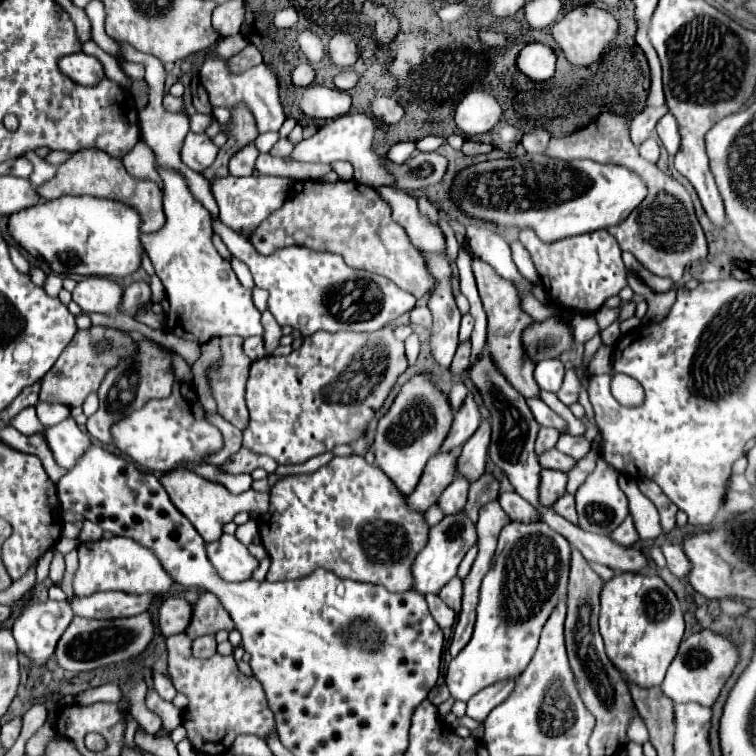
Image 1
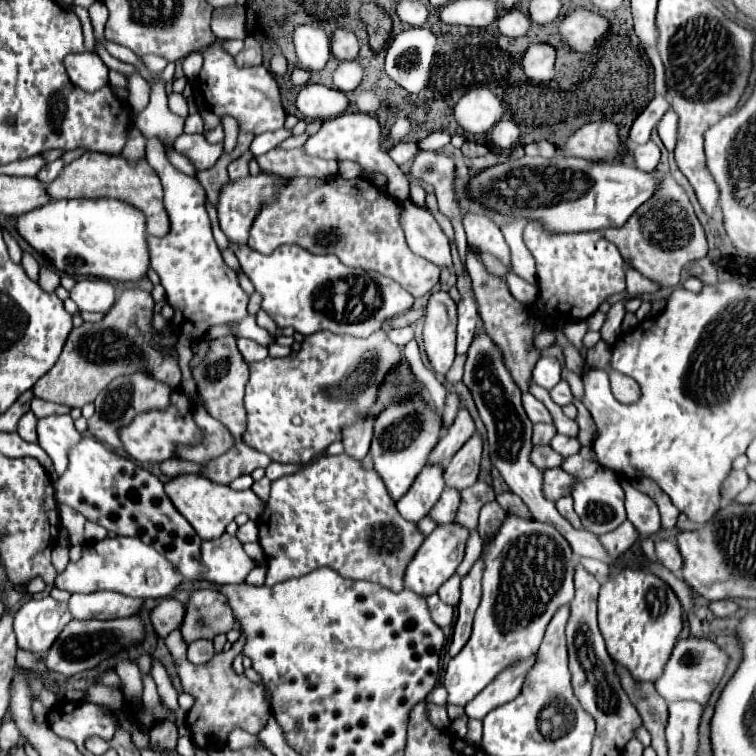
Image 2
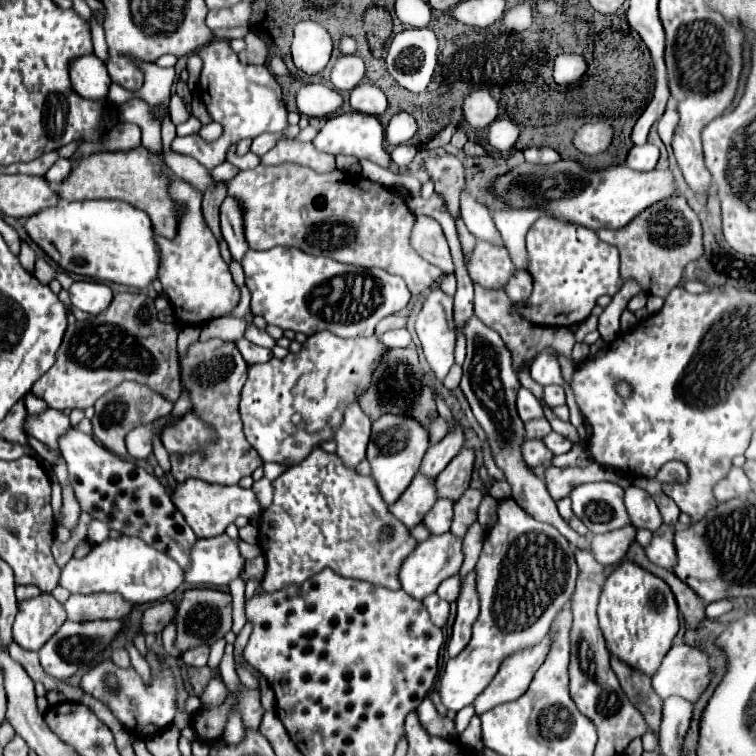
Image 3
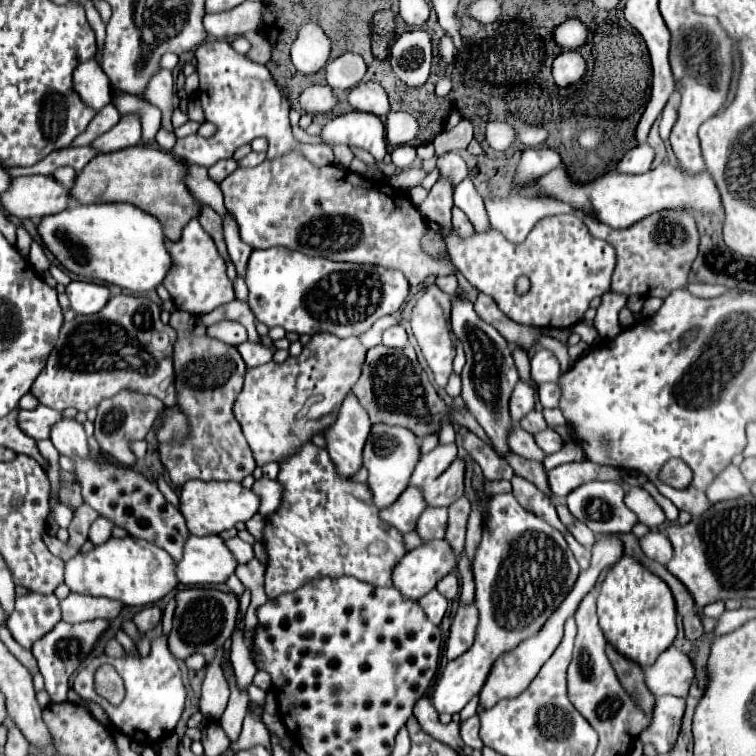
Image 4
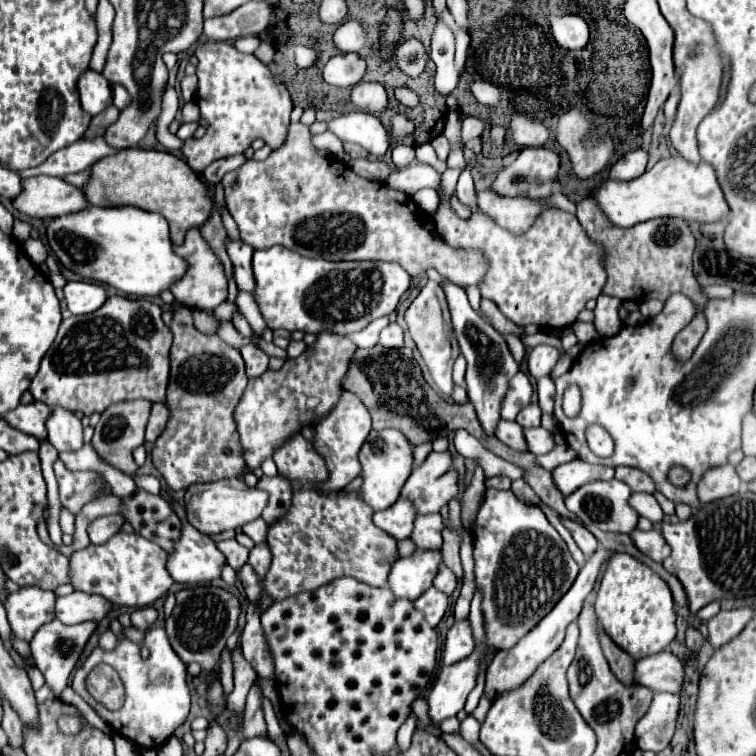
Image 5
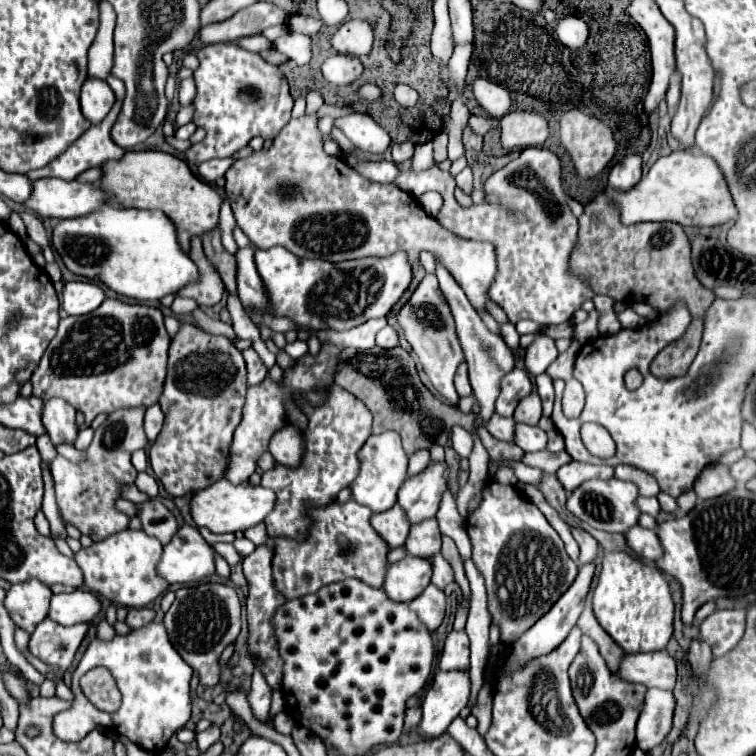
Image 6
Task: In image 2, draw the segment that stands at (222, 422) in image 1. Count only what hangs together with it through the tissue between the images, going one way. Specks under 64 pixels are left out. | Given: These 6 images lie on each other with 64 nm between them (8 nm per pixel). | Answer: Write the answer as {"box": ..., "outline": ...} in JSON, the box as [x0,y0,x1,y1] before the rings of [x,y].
{"box":[178,405,234,464],"outline":[[[200,405],[194,409],[194,420],[204,430],[204,442],[198,444],[198,446],[178,448],[180,458],[206,464],[208,460],[214,460],[214,458],[222,456],[224,452],[228,452],[232,448],[234,436],[228,432],[221,422],[210,416]]]}

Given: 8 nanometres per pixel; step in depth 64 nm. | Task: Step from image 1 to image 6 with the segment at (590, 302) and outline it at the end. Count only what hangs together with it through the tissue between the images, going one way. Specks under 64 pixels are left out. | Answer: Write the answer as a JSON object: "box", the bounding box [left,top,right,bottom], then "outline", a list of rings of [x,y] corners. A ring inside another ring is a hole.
{"box":[392,148,594,326],"outline":[[[524,148],[516,160],[506,164],[502,170],[494,172],[486,180],[486,186],[484,186],[488,200],[486,200],[486,204],[480,204],[480,206],[474,204],[470,208],[460,208],[454,197],[455,179],[450,176],[449,171],[443,171],[436,166],[426,168],[426,170],[404,168],[394,178],[392,184],[396,184],[400,190],[404,190],[412,196],[420,196],[428,191],[440,193],[444,203],[440,212],[436,214],[436,220],[440,222],[442,228],[446,228],[448,232],[452,232],[454,236],[464,238],[464,240],[480,240],[480,242],[494,244],[498,272],[496,272],[492,286],[488,288],[488,298],[492,302],[496,302],[506,312],[510,322],[516,324],[520,320],[532,320],[540,326],[562,324],[562,322],[568,322],[574,316],[574,312],[580,310],[580,306],[594,296],[594,290],[590,288],[590,284],[586,284],[580,276],[574,276],[568,272],[570,254],[578,244],[578,220],[566,206],[566,194],[564,194],[562,182],[560,182],[560,160],[548,148]],[[504,206],[510,206],[516,214],[514,216],[506,214]]]}

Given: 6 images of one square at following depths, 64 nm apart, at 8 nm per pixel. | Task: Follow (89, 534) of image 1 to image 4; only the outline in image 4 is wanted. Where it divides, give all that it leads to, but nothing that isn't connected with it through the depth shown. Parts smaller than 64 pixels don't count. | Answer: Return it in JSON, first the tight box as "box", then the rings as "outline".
{"box":[90,518,112,544],"outline":[[[98,518],[94,520],[94,524],[90,526],[90,542],[92,544],[104,544],[110,534],[112,534],[112,522],[110,520],[104,520],[104,518]]]}

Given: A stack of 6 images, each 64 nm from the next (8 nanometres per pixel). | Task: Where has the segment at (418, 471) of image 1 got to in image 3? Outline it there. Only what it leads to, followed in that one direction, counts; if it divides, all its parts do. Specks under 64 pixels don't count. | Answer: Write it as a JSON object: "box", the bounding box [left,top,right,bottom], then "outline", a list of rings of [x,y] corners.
{"box":[368,414,430,504],"outline":[[[386,414],[374,422],[372,438],[368,444],[368,462],[372,466],[372,476],[376,478],[380,494],[388,504],[394,504],[400,498],[400,494],[410,486],[428,448],[430,448],[428,428],[424,428],[418,420],[410,416]]]}

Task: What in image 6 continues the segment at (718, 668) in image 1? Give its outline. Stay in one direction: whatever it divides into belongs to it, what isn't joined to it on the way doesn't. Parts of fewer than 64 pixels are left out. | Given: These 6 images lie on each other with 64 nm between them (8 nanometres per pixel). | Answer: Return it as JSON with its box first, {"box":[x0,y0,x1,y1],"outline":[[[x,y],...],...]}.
{"box":[618,650,676,690],"outline":[[[666,650],[648,654],[626,654],[626,658],[620,662],[618,676],[626,682],[644,684],[646,688],[674,690],[676,662]]]}

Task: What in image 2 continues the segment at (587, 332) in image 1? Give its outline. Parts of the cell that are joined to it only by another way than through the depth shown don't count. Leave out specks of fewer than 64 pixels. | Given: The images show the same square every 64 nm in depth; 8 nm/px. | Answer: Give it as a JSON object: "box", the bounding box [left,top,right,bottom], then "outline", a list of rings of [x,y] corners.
{"box":[564,320,588,350],"outline":[[[572,320],[572,322],[568,322],[568,324],[564,326],[566,338],[568,338],[578,350],[581,350],[583,347],[582,340],[584,340],[586,332],[588,332],[588,320]]]}

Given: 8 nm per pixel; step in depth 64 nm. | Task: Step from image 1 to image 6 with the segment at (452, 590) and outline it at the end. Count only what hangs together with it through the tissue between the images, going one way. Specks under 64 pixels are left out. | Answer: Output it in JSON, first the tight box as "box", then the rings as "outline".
{"box":[432,554,454,590],"outline":[[[442,554],[432,556],[432,566],[434,566],[434,574],[432,574],[432,584],[440,590],[444,590],[450,582],[454,582],[454,572],[450,568],[450,564],[442,558]]]}

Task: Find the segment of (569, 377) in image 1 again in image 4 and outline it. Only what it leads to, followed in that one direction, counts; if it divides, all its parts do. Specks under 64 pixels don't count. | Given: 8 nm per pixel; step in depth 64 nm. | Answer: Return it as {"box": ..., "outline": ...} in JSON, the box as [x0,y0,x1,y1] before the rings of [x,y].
{"box":[538,384,560,408],"outline":[[[540,384],[538,398],[544,408],[556,408],[560,402],[560,386],[558,384]]]}

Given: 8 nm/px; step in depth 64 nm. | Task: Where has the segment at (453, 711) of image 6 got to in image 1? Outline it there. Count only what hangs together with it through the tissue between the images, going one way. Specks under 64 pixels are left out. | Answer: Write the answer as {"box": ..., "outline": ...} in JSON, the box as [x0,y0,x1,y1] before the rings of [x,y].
{"box":[446,522,570,702],"outline":[[[510,522],[502,528],[500,538],[498,538],[498,550],[492,560],[490,572],[482,580],[480,588],[480,604],[478,604],[478,618],[474,626],[474,634],[470,644],[448,664],[446,670],[446,686],[450,688],[450,694],[456,700],[468,702],[476,692],[484,690],[486,686],[492,686],[496,682],[504,680],[514,680],[518,678],[526,666],[530,664],[540,630],[544,622],[548,620],[552,608],[556,608],[558,600],[566,596],[566,586],[568,586],[568,568],[570,568],[570,544],[568,540],[554,532],[548,524],[544,522]]]}

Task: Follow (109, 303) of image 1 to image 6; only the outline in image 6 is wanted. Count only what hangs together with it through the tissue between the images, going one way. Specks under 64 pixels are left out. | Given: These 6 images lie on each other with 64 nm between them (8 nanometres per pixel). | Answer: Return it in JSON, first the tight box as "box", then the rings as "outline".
{"box":[62,282,104,316],"outline":[[[66,282],[62,290],[64,310],[72,316],[88,314],[104,302],[104,290],[94,282]]]}

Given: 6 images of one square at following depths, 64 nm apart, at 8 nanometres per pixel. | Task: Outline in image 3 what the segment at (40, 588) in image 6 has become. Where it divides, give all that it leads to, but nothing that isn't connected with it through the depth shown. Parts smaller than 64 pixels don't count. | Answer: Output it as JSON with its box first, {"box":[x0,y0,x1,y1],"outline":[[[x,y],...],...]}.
{"box":[14,594,64,650],"outline":[[[40,594],[20,602],[14,620],[14,640],[24,650],[40,650],[64,622],[64,606],[52,594]]]}

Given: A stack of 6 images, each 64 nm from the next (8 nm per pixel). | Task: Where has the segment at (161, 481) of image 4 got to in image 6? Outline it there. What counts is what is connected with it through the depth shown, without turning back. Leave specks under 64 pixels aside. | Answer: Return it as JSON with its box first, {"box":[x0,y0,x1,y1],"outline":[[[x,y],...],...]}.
{"box":[158,522,216,584],"outline":[[[184,522],[172,542],[164,546],[158,572],[170,584],[198,582],[216,572],[214,558],[214,548],[200,536],[198,528]]]}

